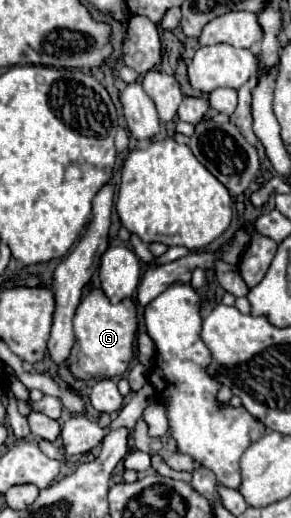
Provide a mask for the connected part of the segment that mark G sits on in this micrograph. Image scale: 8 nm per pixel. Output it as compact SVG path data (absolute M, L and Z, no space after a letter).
M93 289L81 299L75 311L73 331L75 331L75 345L67 359L71 375L83 381L117 377L127 371L129 361L133 357L135 333L137 333L135 303L131 299L123 299L121 303L113 305L109 303L109 299L101 289Z

